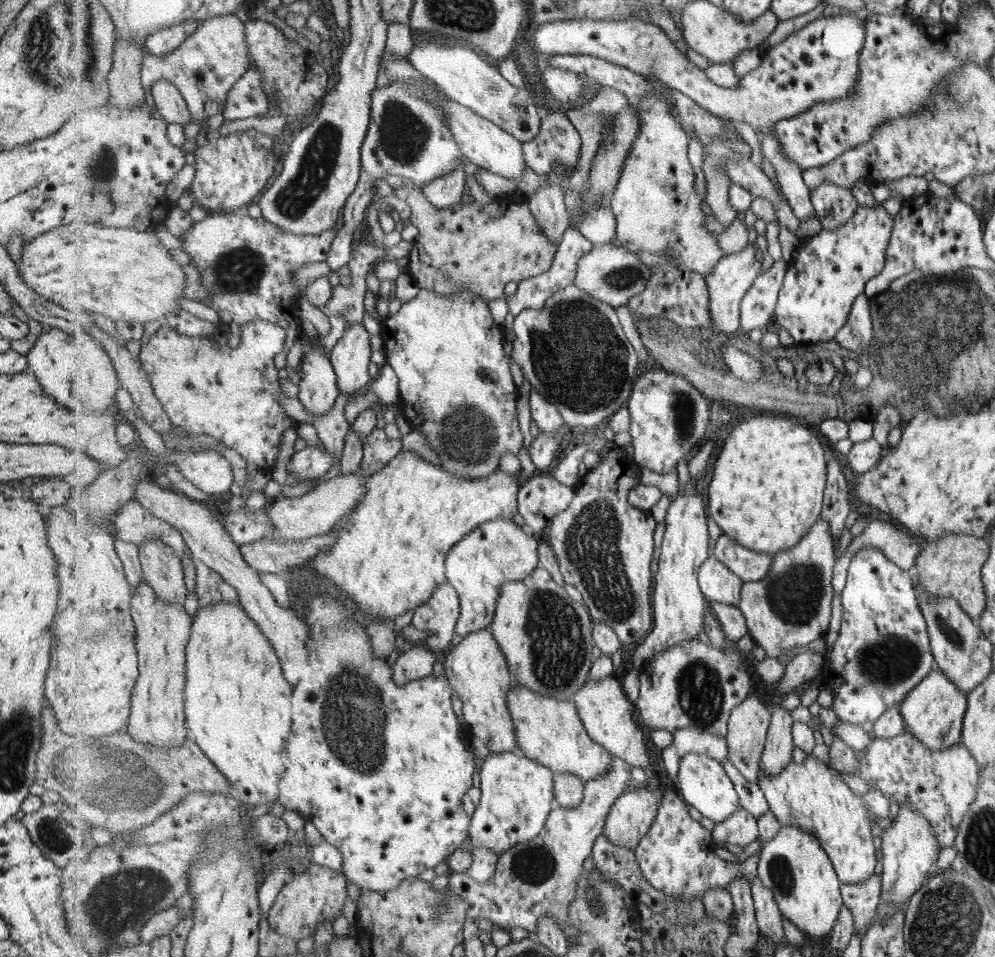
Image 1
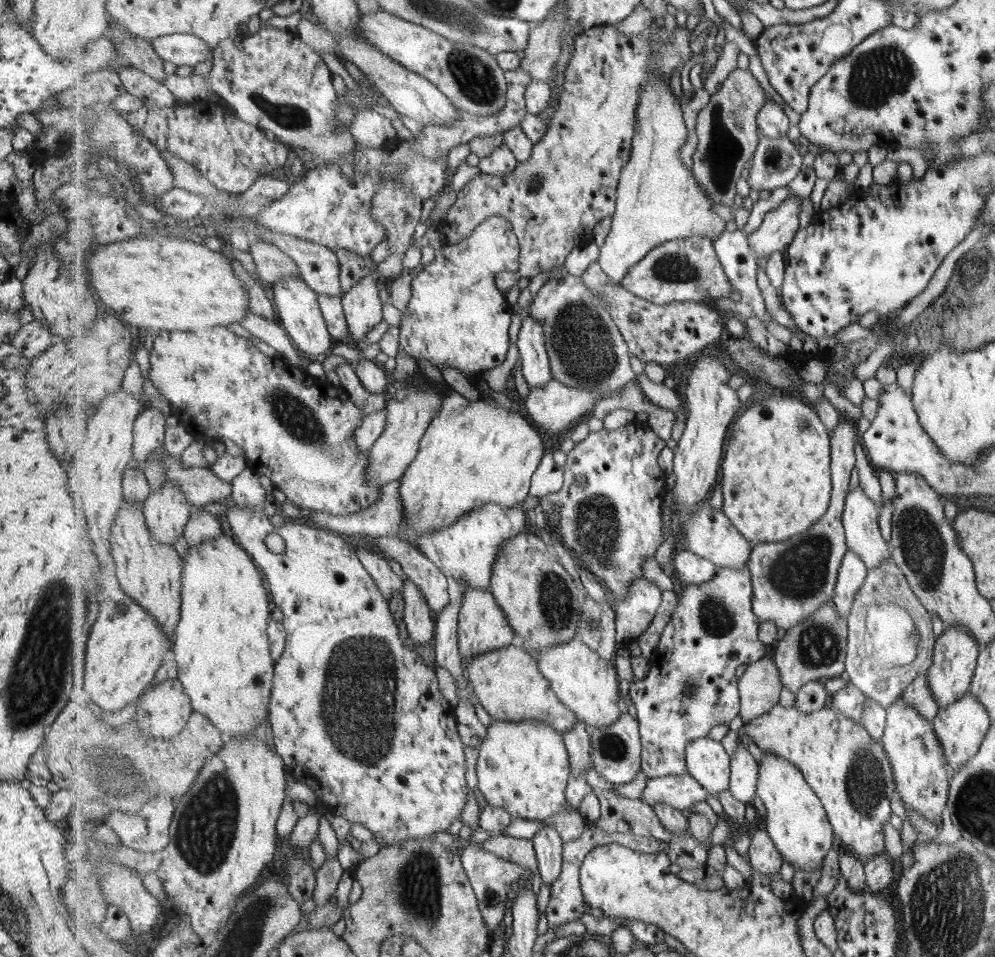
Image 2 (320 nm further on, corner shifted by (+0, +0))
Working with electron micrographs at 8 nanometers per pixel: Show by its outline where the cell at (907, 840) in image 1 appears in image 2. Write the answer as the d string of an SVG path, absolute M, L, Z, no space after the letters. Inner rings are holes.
M898 697L885 711L887 712L885 729L881 741L894 766L897 795L901 796L906 812L917 811L934 825L938 825L941 823L939 817L941 810L943 810L943 806L947 805L950 768L945 760L941 743L933 732L932 723L923 718L917 709L903 697Z

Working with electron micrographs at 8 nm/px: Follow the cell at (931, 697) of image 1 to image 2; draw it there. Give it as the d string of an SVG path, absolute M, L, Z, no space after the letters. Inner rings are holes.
M949 625L944 626L942 631L941 636L934 641L932 664L924 673L938 708L945 708L967 694L979 658L979 646L976 640L969 635L969 632L965 632L963 627Z

